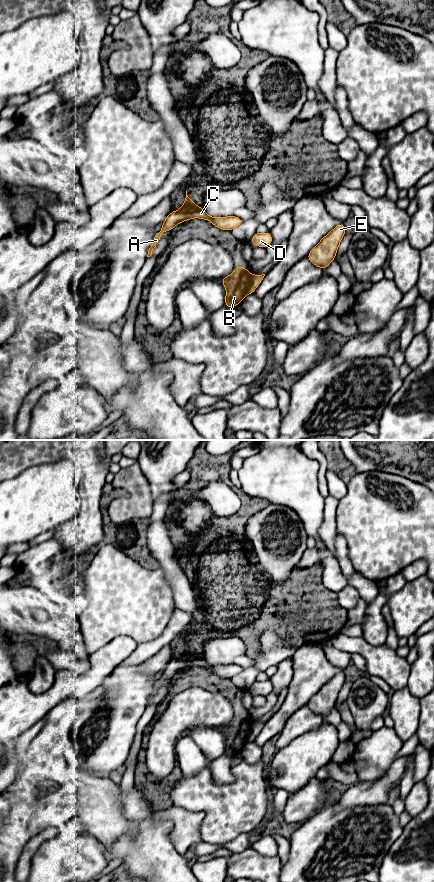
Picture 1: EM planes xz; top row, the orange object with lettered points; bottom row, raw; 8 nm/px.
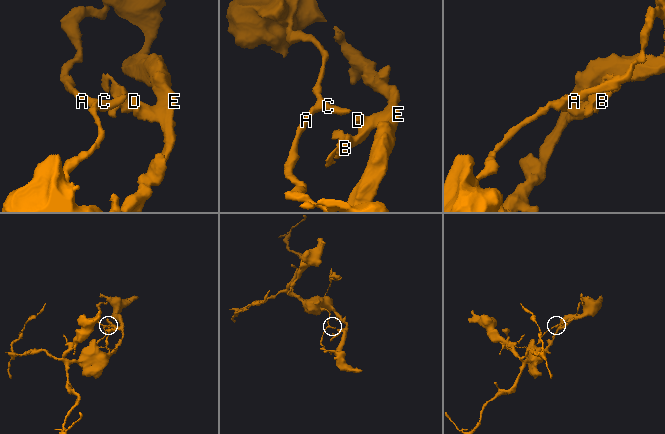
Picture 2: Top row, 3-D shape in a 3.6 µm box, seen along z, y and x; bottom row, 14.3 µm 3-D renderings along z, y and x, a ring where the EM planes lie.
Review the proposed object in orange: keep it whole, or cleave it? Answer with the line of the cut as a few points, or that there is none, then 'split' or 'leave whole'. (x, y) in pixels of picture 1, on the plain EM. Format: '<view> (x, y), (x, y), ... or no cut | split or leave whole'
xz (250, 722), (246, 731), (245, 742) | split

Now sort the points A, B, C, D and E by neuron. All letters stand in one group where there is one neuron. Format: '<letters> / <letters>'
A C D E / B

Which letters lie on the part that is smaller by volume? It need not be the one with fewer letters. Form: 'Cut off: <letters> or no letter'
Cut off: B

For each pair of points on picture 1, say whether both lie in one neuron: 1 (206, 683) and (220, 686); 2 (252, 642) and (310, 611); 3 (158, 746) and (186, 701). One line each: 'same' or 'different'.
1: same
2: same
3: same

